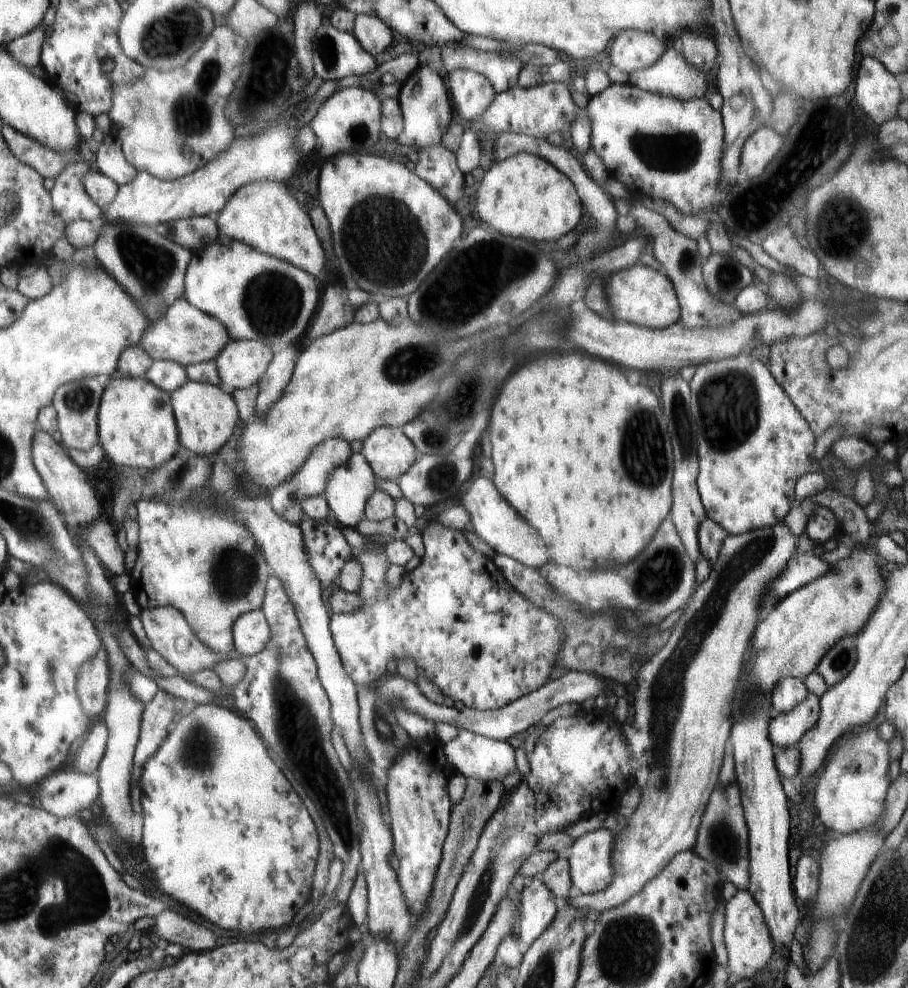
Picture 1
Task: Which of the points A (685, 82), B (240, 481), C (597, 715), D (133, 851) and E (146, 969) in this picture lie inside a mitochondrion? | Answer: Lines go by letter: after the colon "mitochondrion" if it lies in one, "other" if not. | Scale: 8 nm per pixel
A: other
B: other
C: other
D: other
E: other

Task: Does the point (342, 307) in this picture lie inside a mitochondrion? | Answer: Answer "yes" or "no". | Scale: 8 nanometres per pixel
no

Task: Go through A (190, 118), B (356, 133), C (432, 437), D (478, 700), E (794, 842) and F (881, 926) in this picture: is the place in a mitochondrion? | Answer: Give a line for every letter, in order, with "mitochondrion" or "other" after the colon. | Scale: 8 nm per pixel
A: mitochondrion
B: mitochondrion
C: mitochondrion
D: other
E: other
F: mitochondrion

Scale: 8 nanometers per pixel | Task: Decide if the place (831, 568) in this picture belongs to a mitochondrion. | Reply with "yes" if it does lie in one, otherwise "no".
no

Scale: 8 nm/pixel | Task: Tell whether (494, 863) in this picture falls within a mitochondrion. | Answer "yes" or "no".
yes

